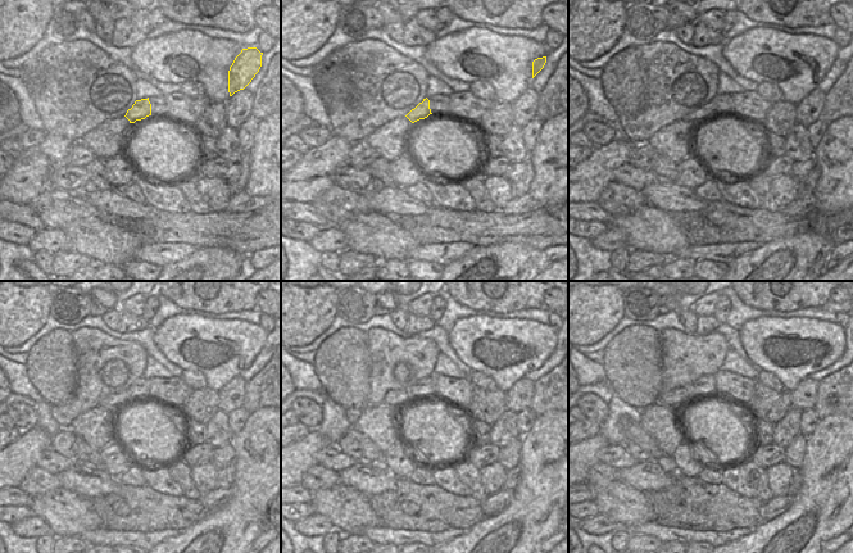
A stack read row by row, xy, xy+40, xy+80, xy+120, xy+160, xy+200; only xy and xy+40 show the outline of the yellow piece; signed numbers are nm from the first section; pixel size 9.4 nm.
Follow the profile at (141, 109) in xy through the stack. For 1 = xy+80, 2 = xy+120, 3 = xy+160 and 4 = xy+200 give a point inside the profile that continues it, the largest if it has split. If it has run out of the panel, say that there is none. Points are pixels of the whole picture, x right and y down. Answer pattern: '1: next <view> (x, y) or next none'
1: next xy+80 (707, 110)
2: next xy+120 (110, 400)
3: next xy+160 (395, 398)
4: next xy+200 (679, 395)

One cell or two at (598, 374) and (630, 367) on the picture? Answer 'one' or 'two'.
two

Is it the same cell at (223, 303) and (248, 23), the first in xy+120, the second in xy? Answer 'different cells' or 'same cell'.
same cell

